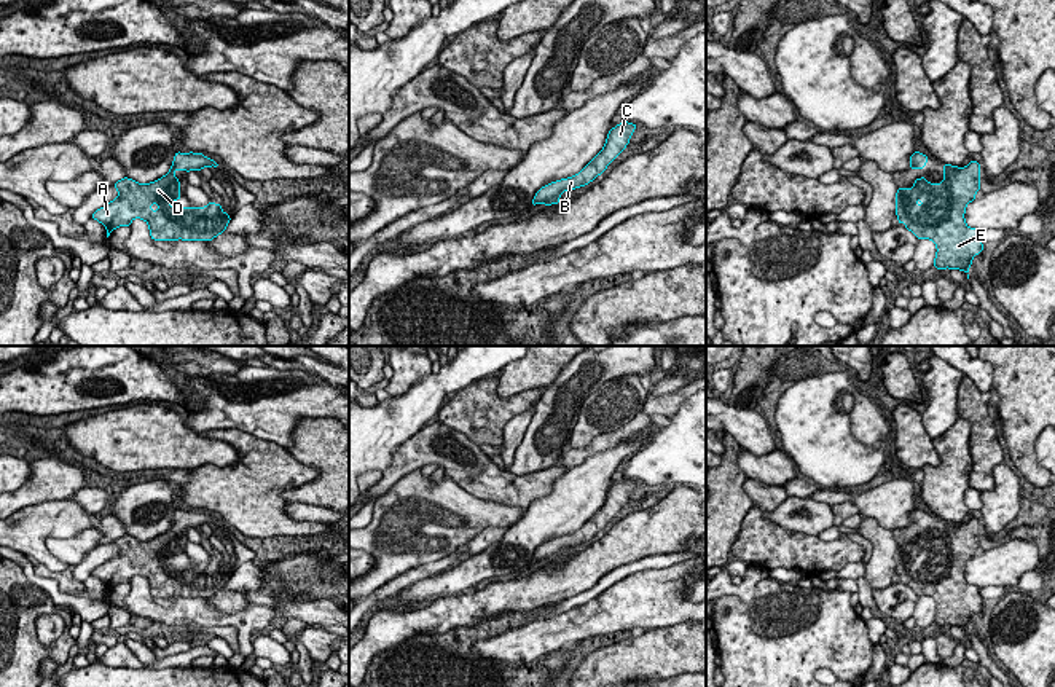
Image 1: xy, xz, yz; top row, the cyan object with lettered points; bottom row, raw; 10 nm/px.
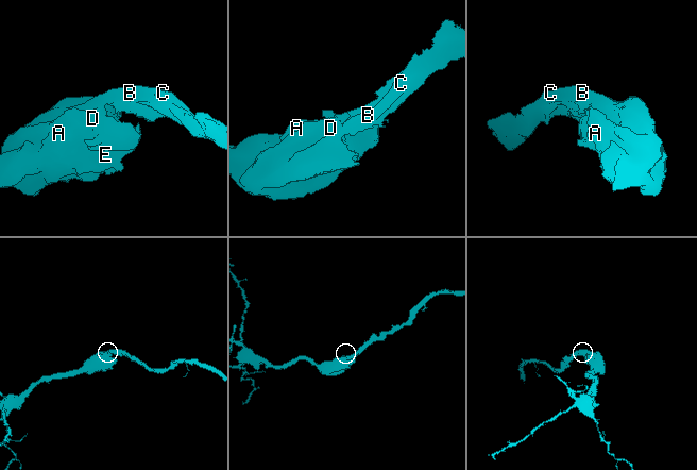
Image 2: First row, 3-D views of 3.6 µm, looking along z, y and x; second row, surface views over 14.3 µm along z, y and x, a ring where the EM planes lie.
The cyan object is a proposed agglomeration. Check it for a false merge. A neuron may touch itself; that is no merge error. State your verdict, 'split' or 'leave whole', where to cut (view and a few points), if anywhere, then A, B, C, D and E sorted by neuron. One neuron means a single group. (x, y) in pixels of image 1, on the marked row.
leave whole | no cut | A B C D E

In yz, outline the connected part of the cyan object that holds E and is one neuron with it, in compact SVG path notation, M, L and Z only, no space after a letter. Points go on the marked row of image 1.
M971 161L966 167L943 164L942 183L929 183L926 177L913 180L912 188L899 188L896 193L899 225L904 223L916 239L931 239L935 244L935 269L955 268L967 274L974 257L983 250L980 231L969 228L964 220L966 206L980 190L980 164L977 161Z

